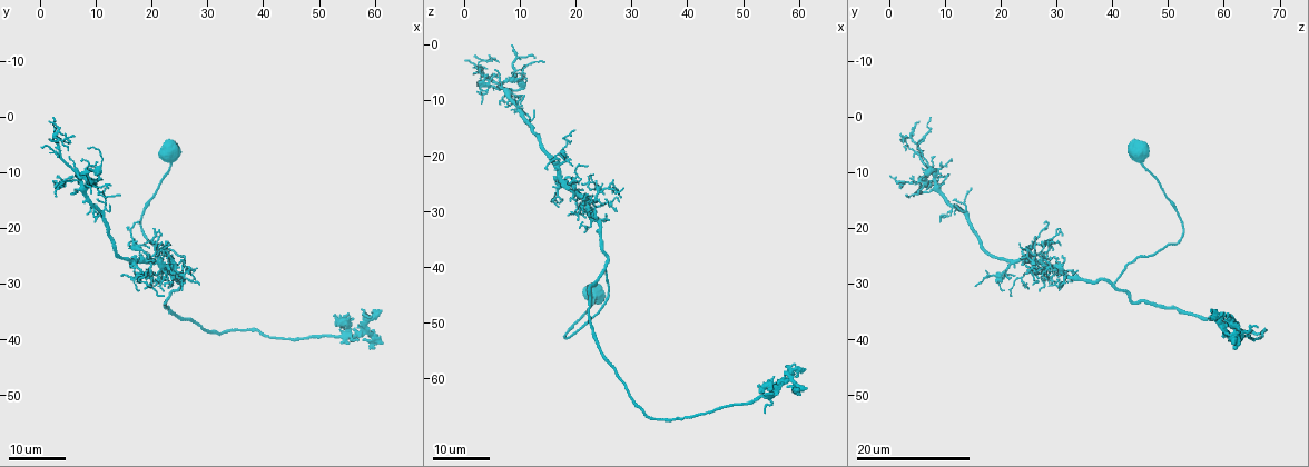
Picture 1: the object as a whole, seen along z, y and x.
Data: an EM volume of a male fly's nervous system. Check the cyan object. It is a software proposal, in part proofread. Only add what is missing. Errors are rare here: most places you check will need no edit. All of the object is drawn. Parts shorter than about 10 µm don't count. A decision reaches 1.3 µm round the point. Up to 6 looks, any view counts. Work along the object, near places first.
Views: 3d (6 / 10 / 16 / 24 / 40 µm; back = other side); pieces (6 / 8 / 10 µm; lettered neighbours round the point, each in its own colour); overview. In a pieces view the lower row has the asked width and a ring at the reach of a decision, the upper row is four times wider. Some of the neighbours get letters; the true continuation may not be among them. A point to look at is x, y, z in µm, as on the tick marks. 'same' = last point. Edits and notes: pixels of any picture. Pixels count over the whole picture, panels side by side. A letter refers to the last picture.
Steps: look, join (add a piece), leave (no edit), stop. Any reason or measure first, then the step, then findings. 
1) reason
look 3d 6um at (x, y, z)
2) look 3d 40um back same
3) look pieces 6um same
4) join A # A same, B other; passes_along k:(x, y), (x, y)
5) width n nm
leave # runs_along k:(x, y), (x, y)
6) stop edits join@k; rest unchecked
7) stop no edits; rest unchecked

free end
look 3d 24um at (53.0, 35.5, 61.5)

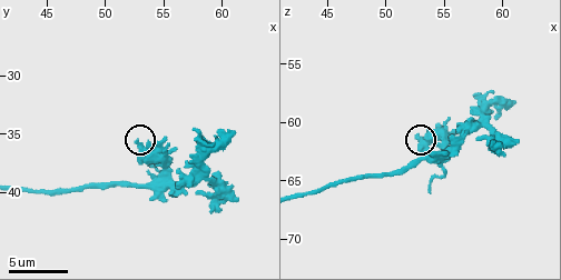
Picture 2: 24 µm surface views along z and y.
look pieces 6um at (52.8, 35.6, 61.4)

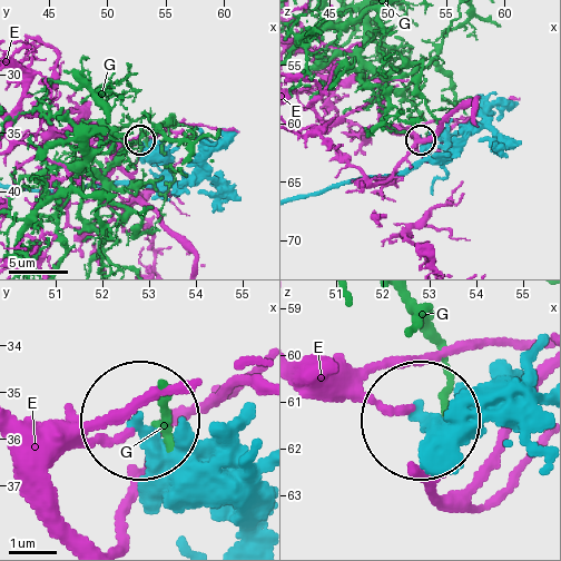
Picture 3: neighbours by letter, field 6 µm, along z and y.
leave # E other, G other; no lettered piece goes on from it

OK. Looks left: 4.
long arm stops here
look pieces 10um at (61.0, 35.0, 58.4)

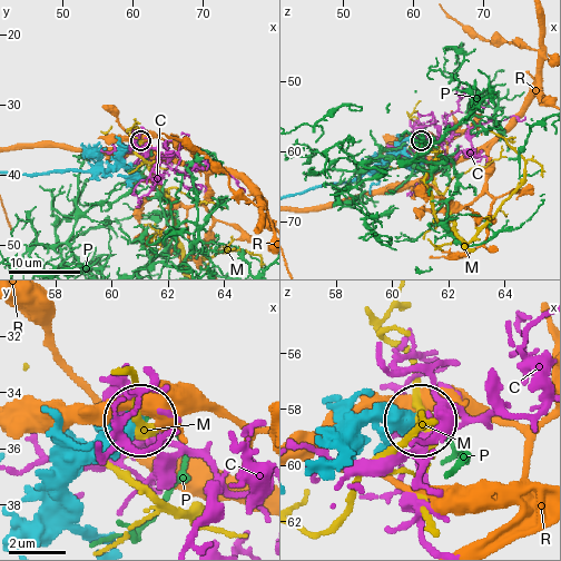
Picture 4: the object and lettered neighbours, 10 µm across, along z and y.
leave # C other, M other, P other, R other; none of them fits

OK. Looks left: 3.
an open end
look 3d 16um at (54.0, 37.5, 65.5)

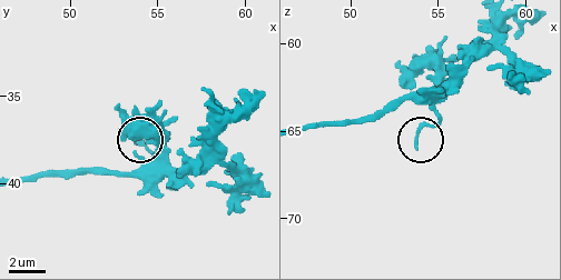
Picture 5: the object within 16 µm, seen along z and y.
see the neighbours
look pieces 8um same

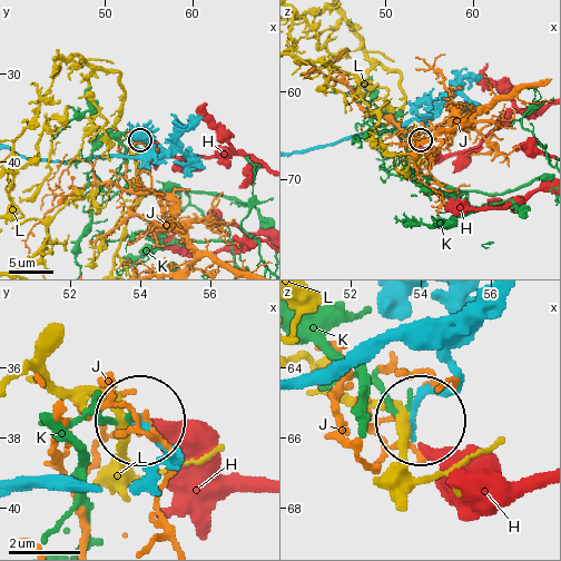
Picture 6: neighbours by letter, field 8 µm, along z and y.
leave # H other, J other, K other, L other; runs_along 6:(299, 385), (416, 341), (450, 367), (416, 419); no lettered piece goes on from it

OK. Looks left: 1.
stop no edits; rest unchecked

